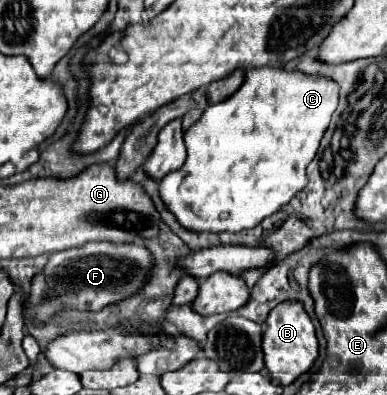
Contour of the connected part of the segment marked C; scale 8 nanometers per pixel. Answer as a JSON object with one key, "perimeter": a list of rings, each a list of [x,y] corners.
{"perimeter":[[[255,69],[245,73],[245,83],[223,103],[205,109],[197,123],[185,133],[185,165],[161,179],[159,195],[165,207],[187,231],[243,231],[253,229],[265,217],[281,211],[307,185],[305,167],[313,161],[319,141],[337,109],[339,85],[325,77],[313,77],[285,69]]]}

